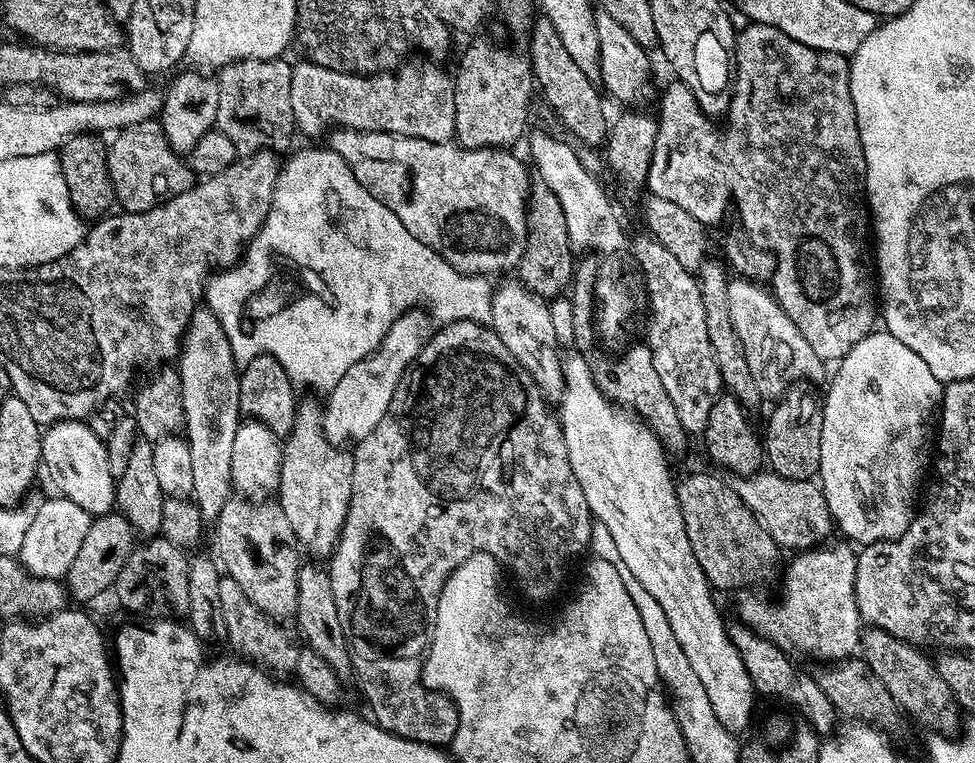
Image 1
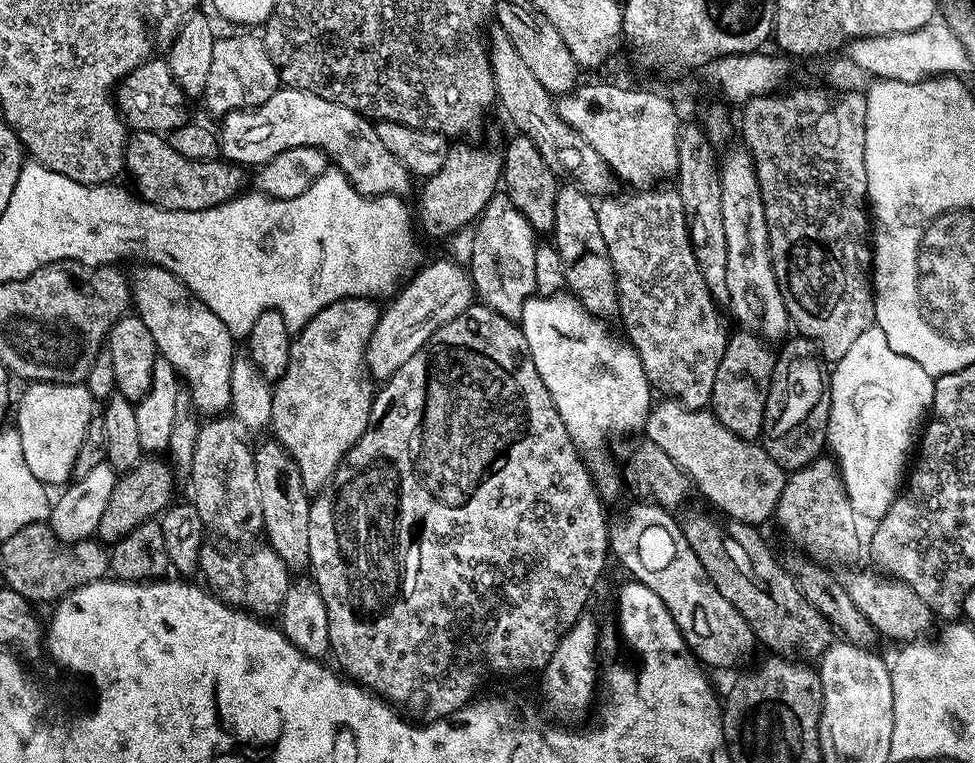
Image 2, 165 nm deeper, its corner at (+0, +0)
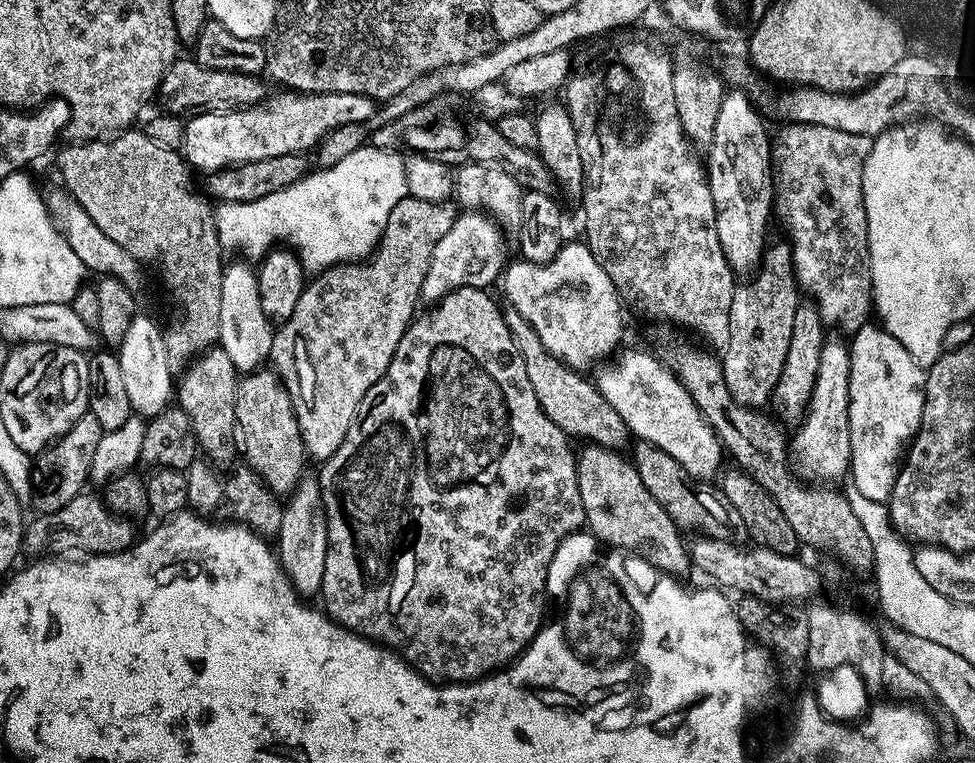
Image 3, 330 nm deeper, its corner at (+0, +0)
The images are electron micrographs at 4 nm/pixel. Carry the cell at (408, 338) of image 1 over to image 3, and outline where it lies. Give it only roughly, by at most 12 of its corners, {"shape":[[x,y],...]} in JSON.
{"shape":[[466,210],[434,246],[421,297],[501,279],[505,233]]}

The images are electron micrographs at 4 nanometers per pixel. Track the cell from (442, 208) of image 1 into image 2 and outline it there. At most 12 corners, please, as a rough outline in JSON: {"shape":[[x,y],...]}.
{"shape":[[281,86],[226,114],[220,156],[267,164],[321,148],[364,196],[403,197],[410,173],[369,117]]}

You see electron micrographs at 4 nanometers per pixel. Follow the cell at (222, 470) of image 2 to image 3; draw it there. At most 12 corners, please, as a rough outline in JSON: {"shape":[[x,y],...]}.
{"shape":[[226,350],[195,357],[174,396],[209,461],[237,455],[238,373]]}

